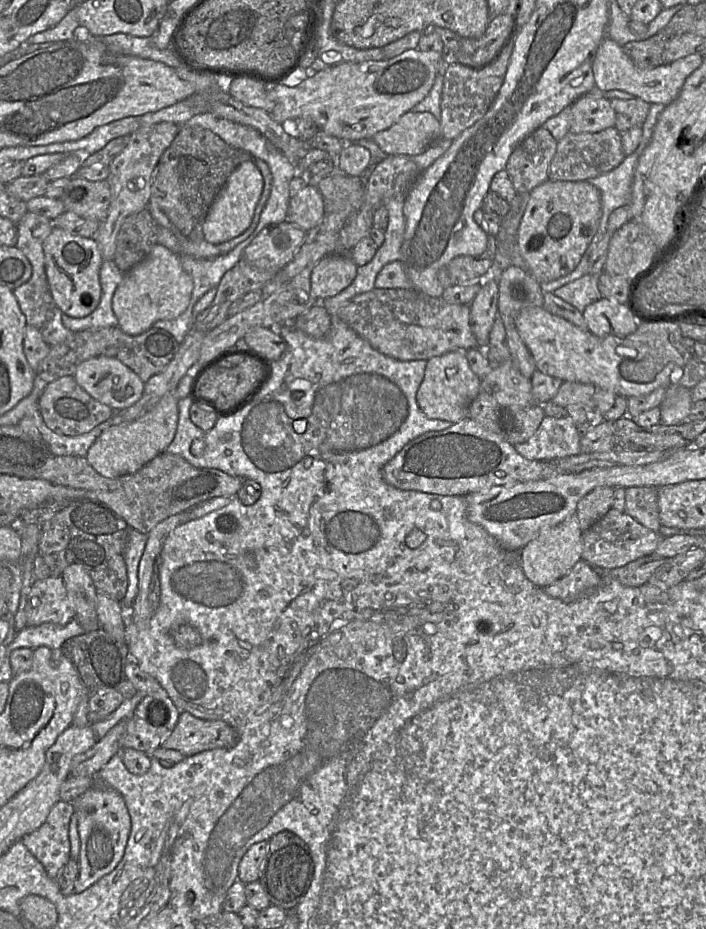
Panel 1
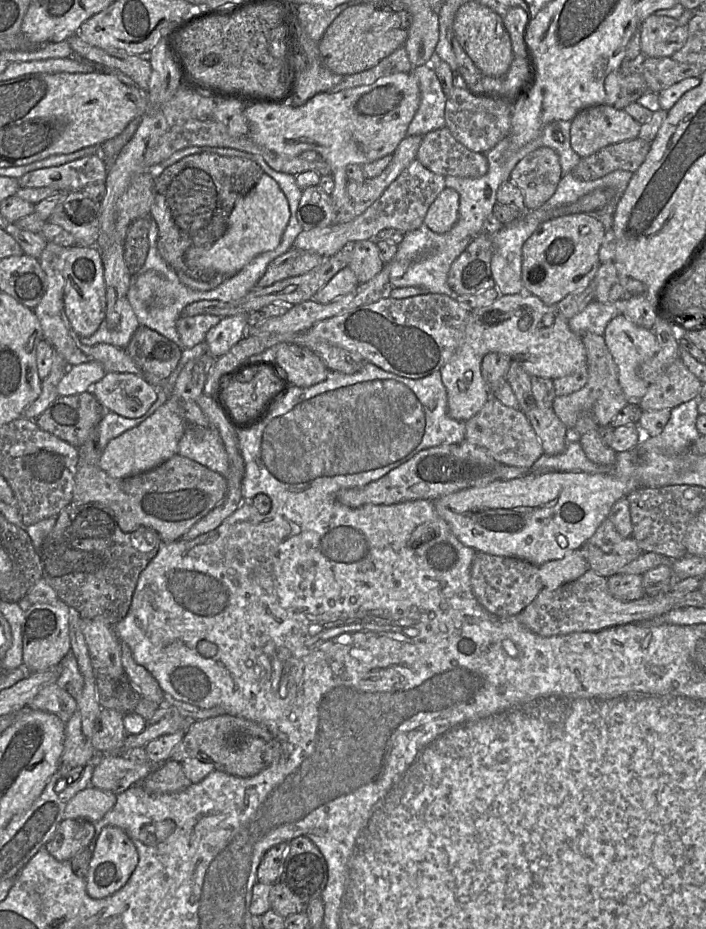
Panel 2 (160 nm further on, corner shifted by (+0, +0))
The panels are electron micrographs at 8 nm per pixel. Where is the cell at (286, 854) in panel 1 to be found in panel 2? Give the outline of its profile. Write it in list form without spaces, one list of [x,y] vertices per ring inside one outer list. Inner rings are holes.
[[[305,836],[290,840],[278,882],[305,905],[320,897],[326,878],[325,860],[311,840]]]

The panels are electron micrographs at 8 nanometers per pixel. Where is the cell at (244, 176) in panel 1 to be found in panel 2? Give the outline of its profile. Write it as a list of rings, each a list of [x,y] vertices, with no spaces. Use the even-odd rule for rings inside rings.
[[[263,172],[257,184],[235,204],[229,217],[226,233],[212,246],[201,246],[197,255],[194,255],[194,252],[192,253],[192,270],[209,270],[225,278],[238,273],[255,257],[276,248],[280,244],[289,219],[290,209],[285,194],[279,185]]]

